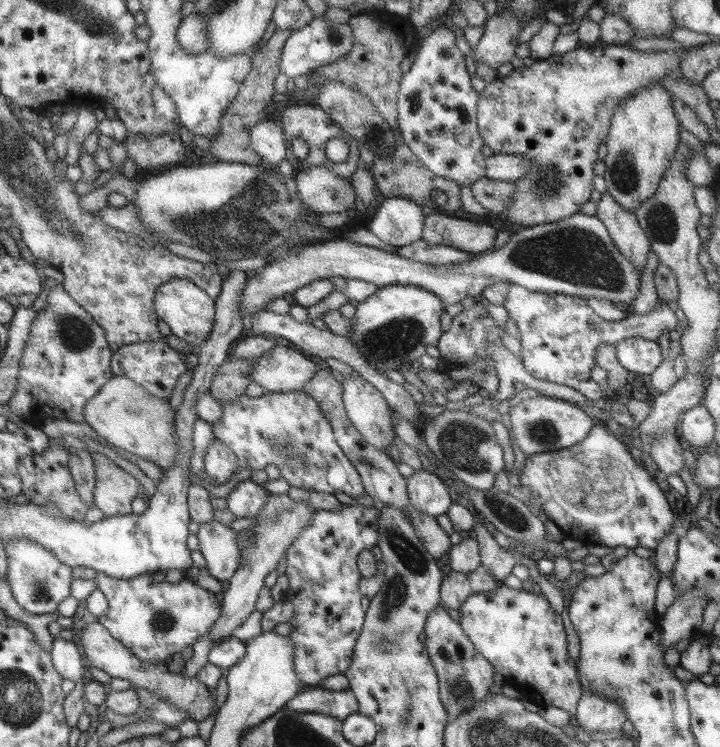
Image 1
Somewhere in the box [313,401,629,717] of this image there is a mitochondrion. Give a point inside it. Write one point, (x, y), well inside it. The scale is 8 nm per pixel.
(394, 598)

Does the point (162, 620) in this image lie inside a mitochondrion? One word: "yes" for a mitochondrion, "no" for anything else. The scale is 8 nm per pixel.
yes

